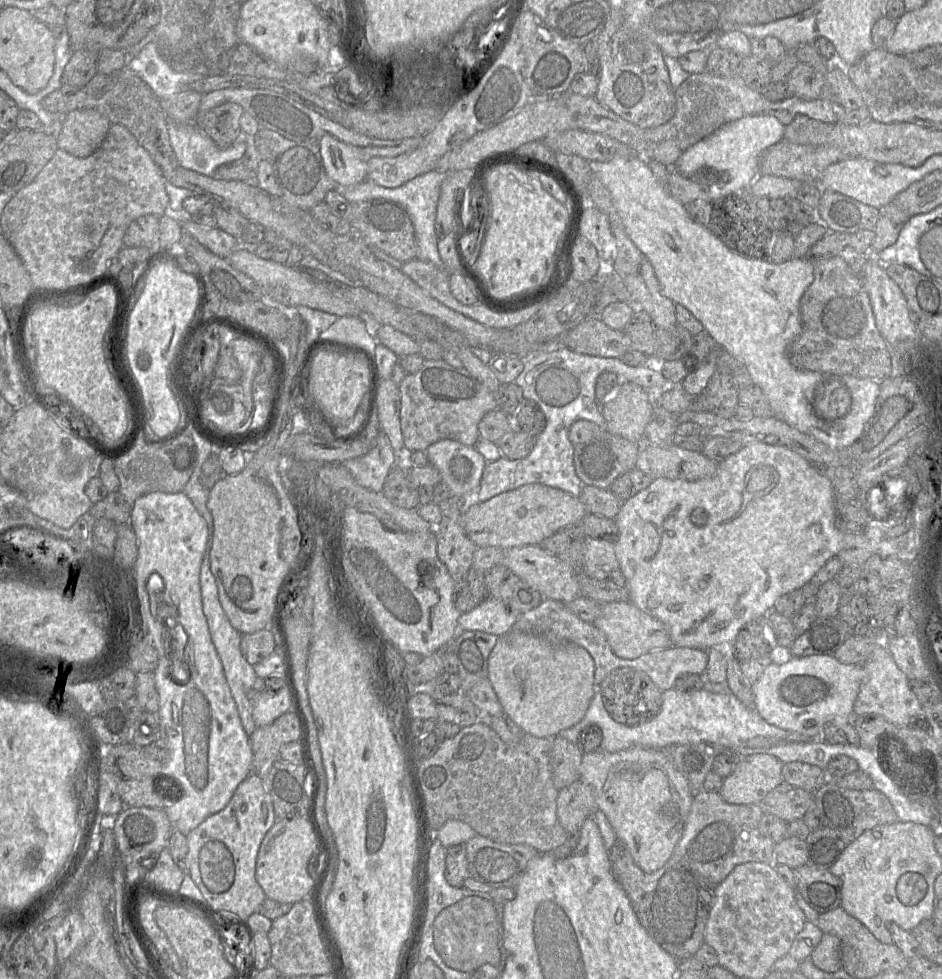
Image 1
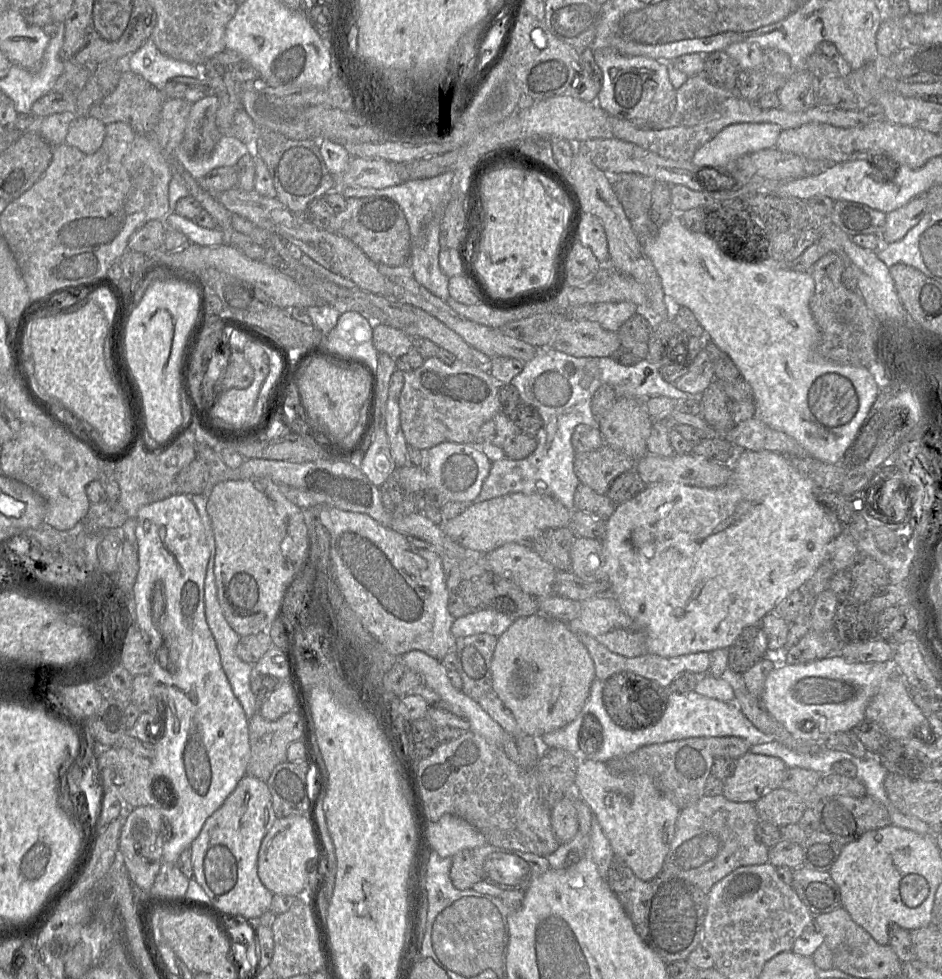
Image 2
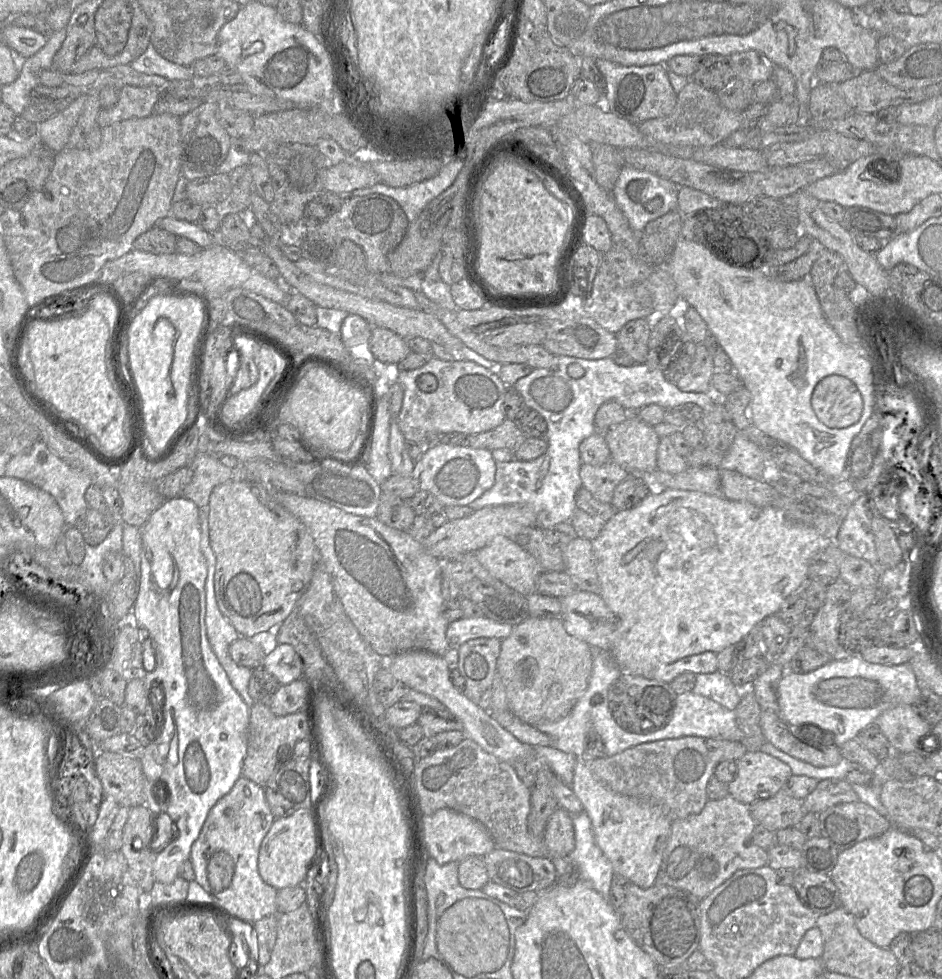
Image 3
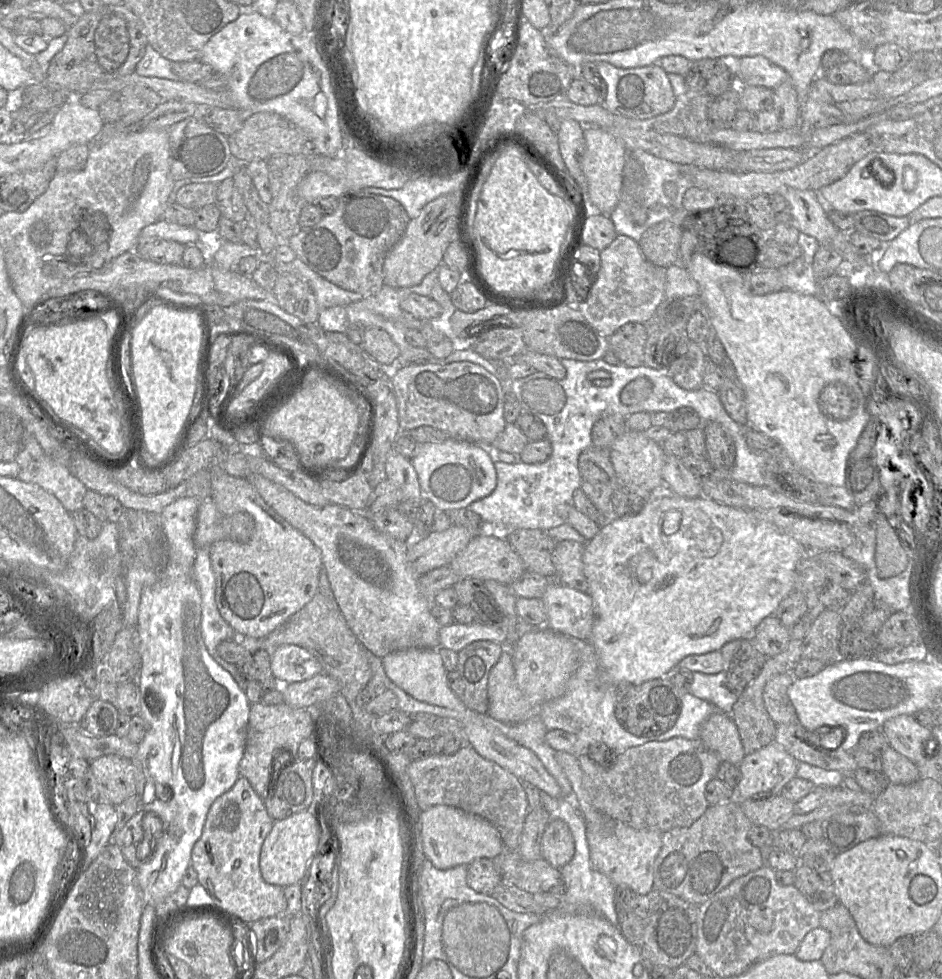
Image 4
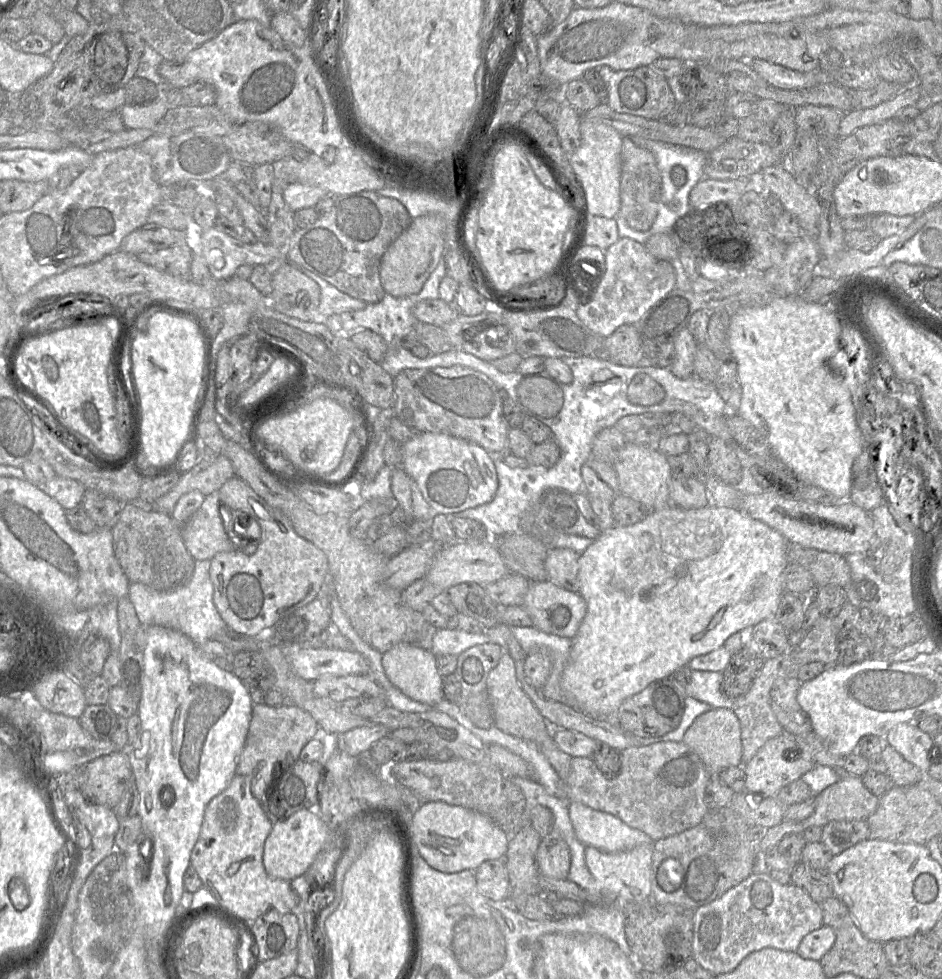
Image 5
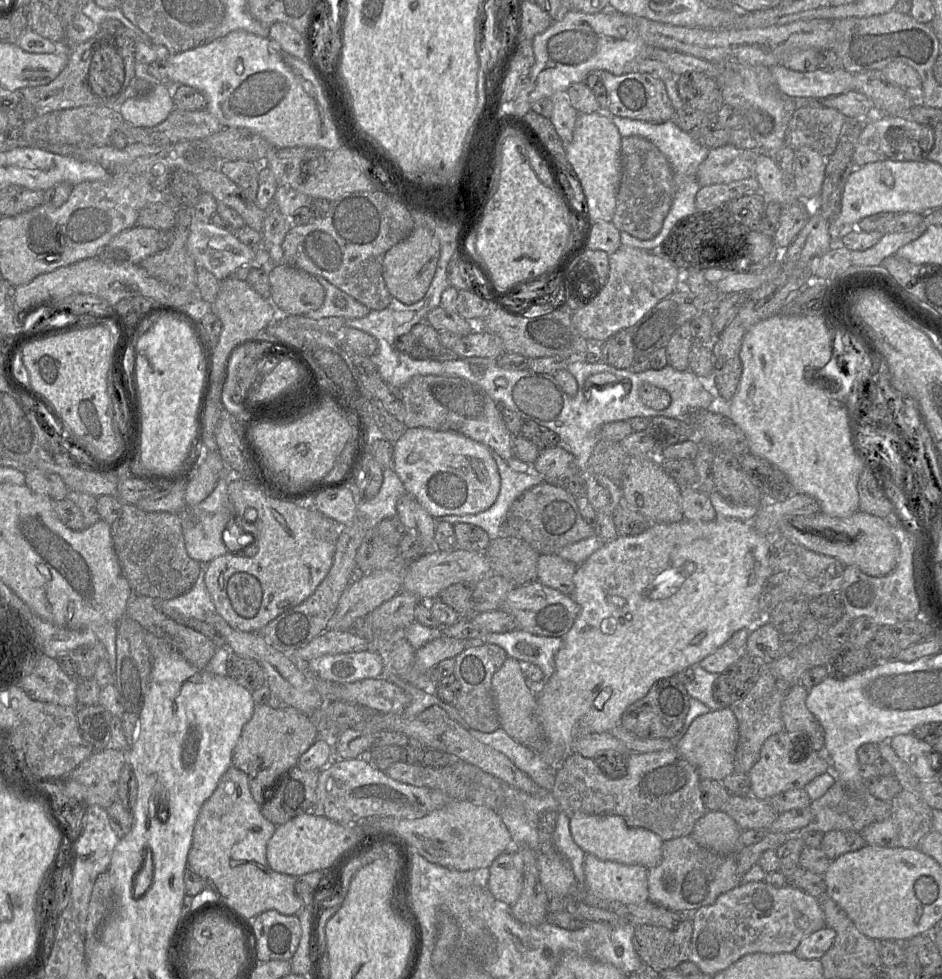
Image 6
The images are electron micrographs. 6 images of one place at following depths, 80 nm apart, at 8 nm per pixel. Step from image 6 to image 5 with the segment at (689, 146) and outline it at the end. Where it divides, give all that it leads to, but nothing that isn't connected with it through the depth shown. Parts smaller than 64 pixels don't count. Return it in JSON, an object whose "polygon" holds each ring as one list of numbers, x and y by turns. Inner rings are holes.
{"polygon":[[641,136,630,137,639,147,650,151,656,160,657,167,661,175,661,197,657,217,652,227,648,231,636,231,619,215,615,217,618,235,620,238,630,238,640,244,654,234,672,232,676,221,686,214,693,214,689,204,689,194,693,187,704,178,704,167,707,153,689,147,668,144,661,141,643,138]]}

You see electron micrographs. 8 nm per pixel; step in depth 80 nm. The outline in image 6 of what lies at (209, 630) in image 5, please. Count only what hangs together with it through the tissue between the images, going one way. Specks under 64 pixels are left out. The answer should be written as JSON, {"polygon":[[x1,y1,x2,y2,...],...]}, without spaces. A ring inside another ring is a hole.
{"polygon":[[201,564,199,576,193,587,187,593,172,599,155,600,160,601,159,606,162,613,179,624,182,624,182,621,189,619,205,621,207,617,217,613,204,581,206,566,207,564]]}

